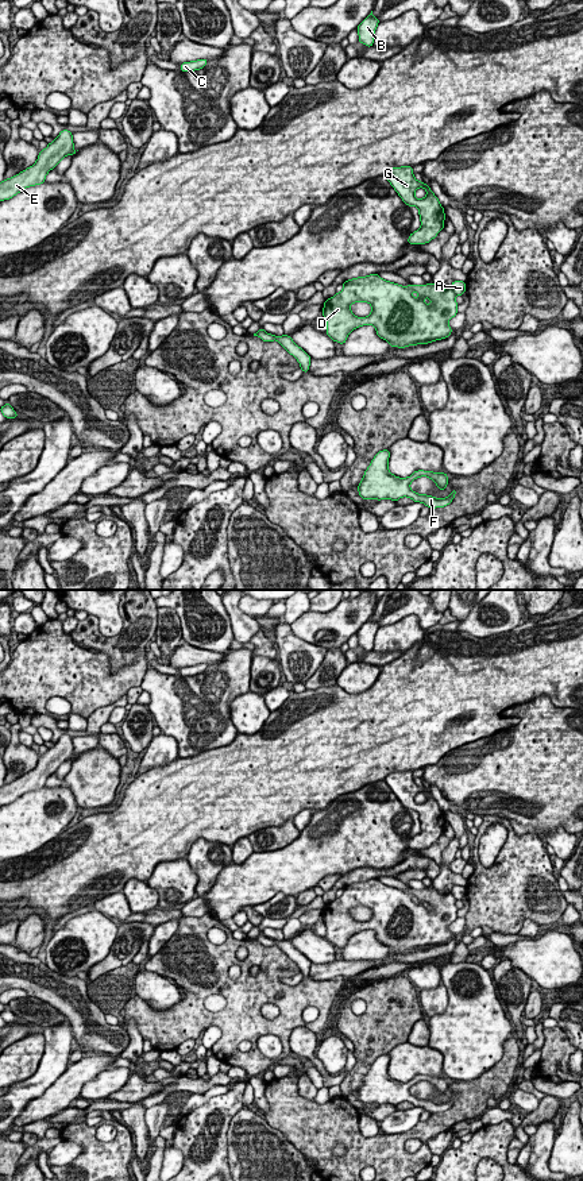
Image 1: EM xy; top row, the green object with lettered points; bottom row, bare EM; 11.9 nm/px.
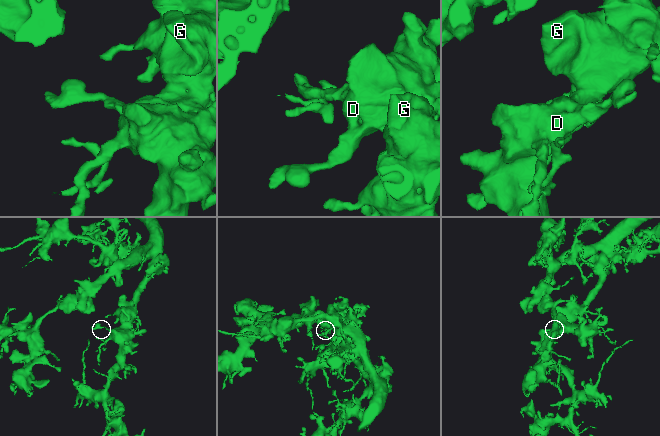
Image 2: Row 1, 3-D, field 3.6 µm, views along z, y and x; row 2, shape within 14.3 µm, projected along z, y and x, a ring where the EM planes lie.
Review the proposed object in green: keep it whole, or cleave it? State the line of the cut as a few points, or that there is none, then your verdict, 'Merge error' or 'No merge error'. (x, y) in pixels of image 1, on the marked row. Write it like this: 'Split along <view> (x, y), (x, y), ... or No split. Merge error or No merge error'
Split along xy (450, 288), (456, 294). Merge error

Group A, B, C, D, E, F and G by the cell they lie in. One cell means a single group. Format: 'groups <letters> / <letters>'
groups A / B C D E F G

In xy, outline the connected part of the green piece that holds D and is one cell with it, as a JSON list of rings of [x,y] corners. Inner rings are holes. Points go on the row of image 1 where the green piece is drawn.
[[[378,274],[358,277],[343,283],[343,290],[325,300],[325,333],[340,344],[362,327],[374,325],[377,335],[393,348],[428,344],[448,337],[448,321],[457,314],[456,294],[435,283],[402,286]],[[368,302],[371,313],[356,317],[350,306]]]

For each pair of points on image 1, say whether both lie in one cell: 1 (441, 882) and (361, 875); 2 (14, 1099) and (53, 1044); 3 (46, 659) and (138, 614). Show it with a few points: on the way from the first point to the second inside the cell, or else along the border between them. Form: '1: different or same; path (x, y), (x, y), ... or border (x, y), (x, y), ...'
1: different; border (440, 865), (440, 872), (432, 880)
2: same; path (29, 1089), (51, 1066), (53, 1058)
3: different; border (69, 635), (77, 644), (107, 655)

